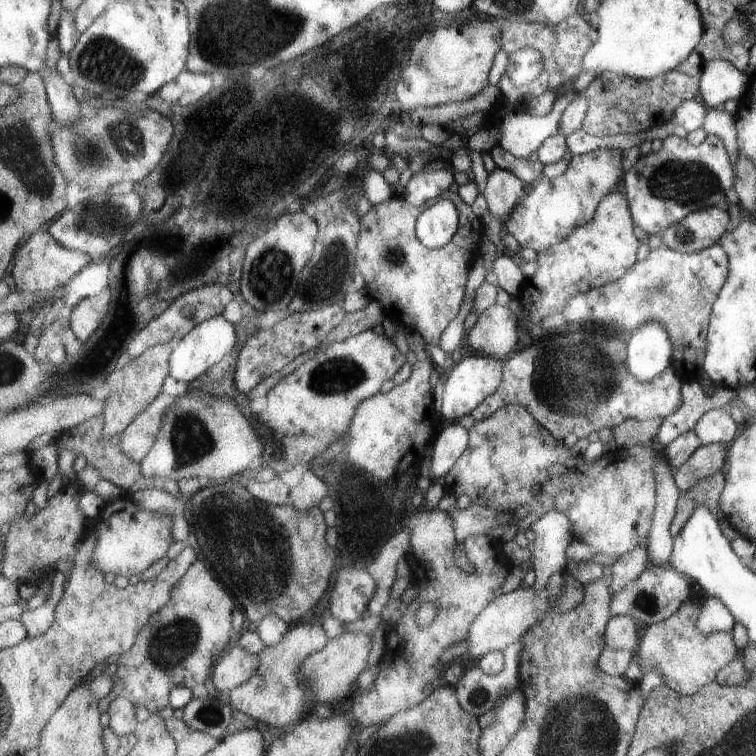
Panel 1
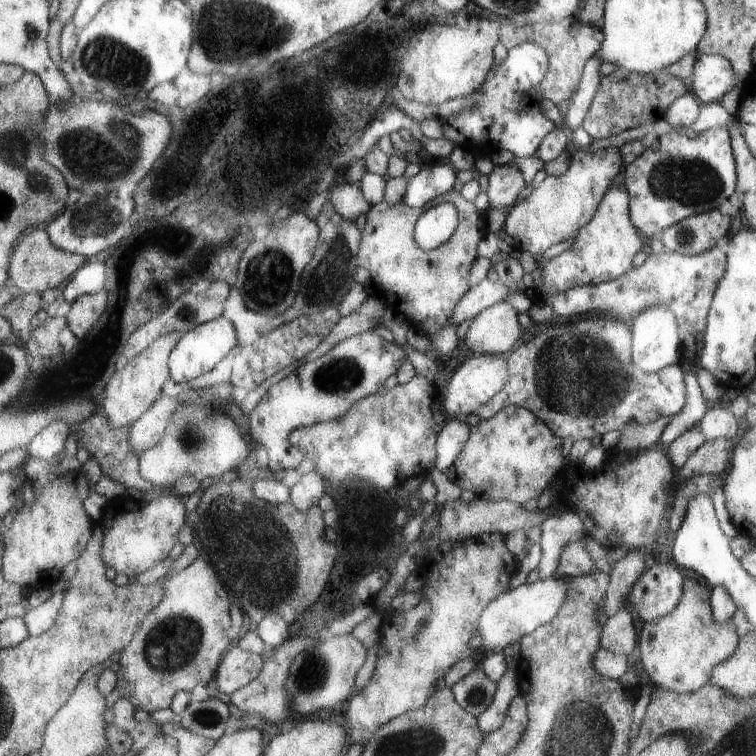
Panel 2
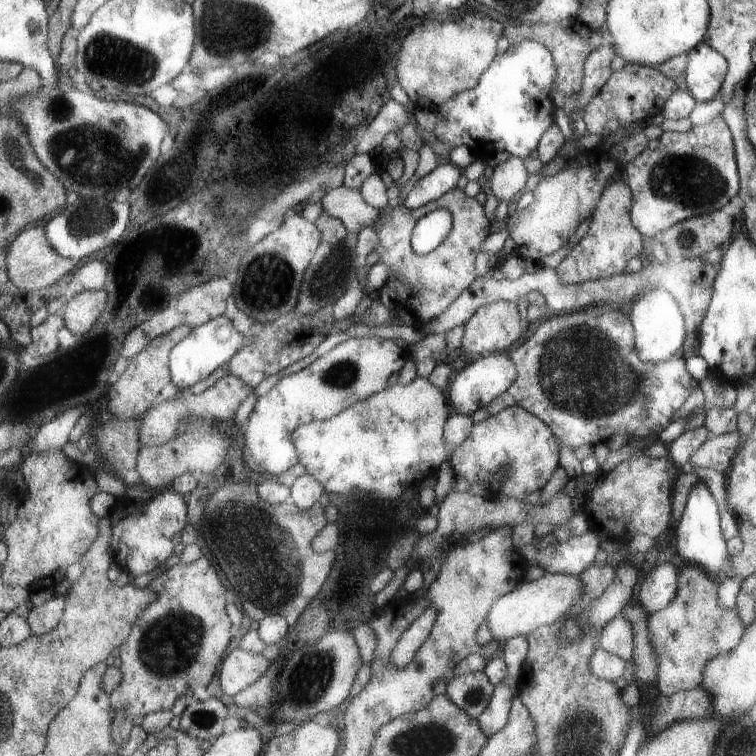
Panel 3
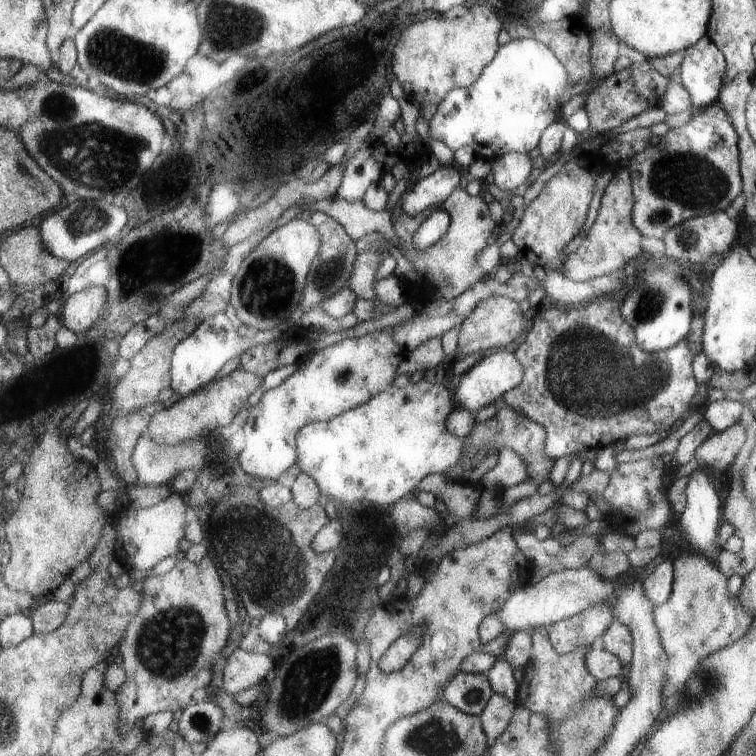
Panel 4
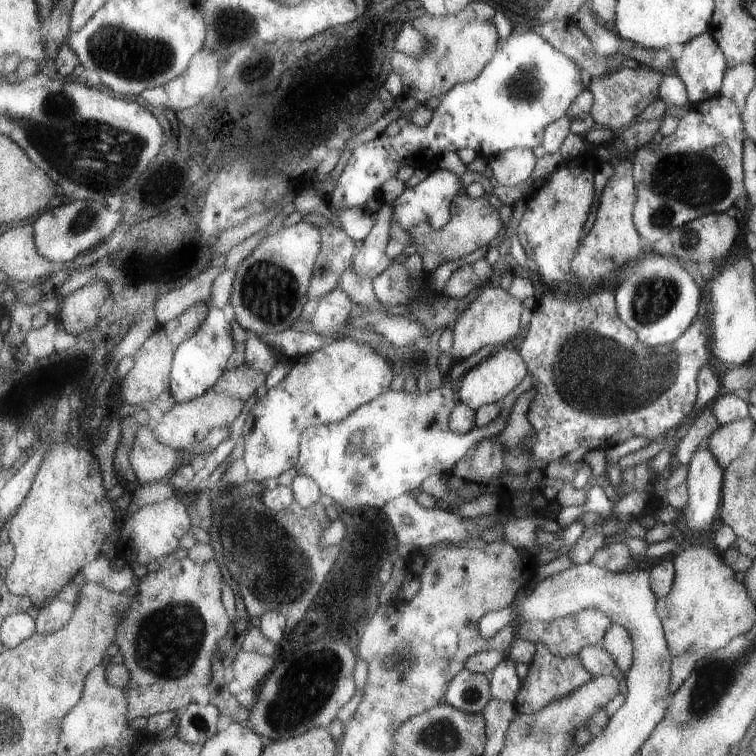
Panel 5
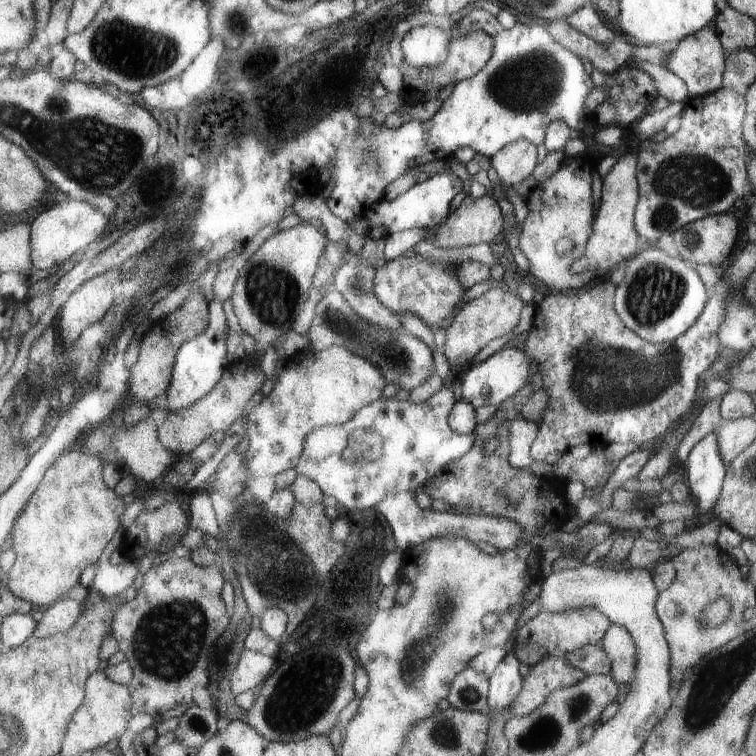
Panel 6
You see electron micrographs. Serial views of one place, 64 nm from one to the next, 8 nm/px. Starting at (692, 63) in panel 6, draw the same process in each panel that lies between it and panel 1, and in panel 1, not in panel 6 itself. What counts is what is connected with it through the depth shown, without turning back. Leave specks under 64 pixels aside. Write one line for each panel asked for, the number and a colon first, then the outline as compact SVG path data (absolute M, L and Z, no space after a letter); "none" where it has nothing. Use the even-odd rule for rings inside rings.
1: M725 60L703 62L699 78L699 100L707 110L721 108L727 100L739 100L745 92L749 78L745 72L739 72Z
2: M697 54L695 72L689 84L691 84L691 94L699 98L699 104L711 104L711 102L721 102L721 98L729 90L741 90L745 86L745 80L741 80L735 74L729 60L721 56Z
3: M703 44L689 50L687 54L689 64L685 70L683 88L689 90L697 104L705 104L713 100L721 90L727 74L727 60L719 52Z
4: M707 36L683 50L683 62L677 80L689 92L693 106L709 106L717 100L725 78L725 56L711 44Z
5: M711 32L689 40L681 48L673 72L683 82L689 98L689 106L697 106L713 98L721 90L721 82L727 70L725 56L711 38Z

